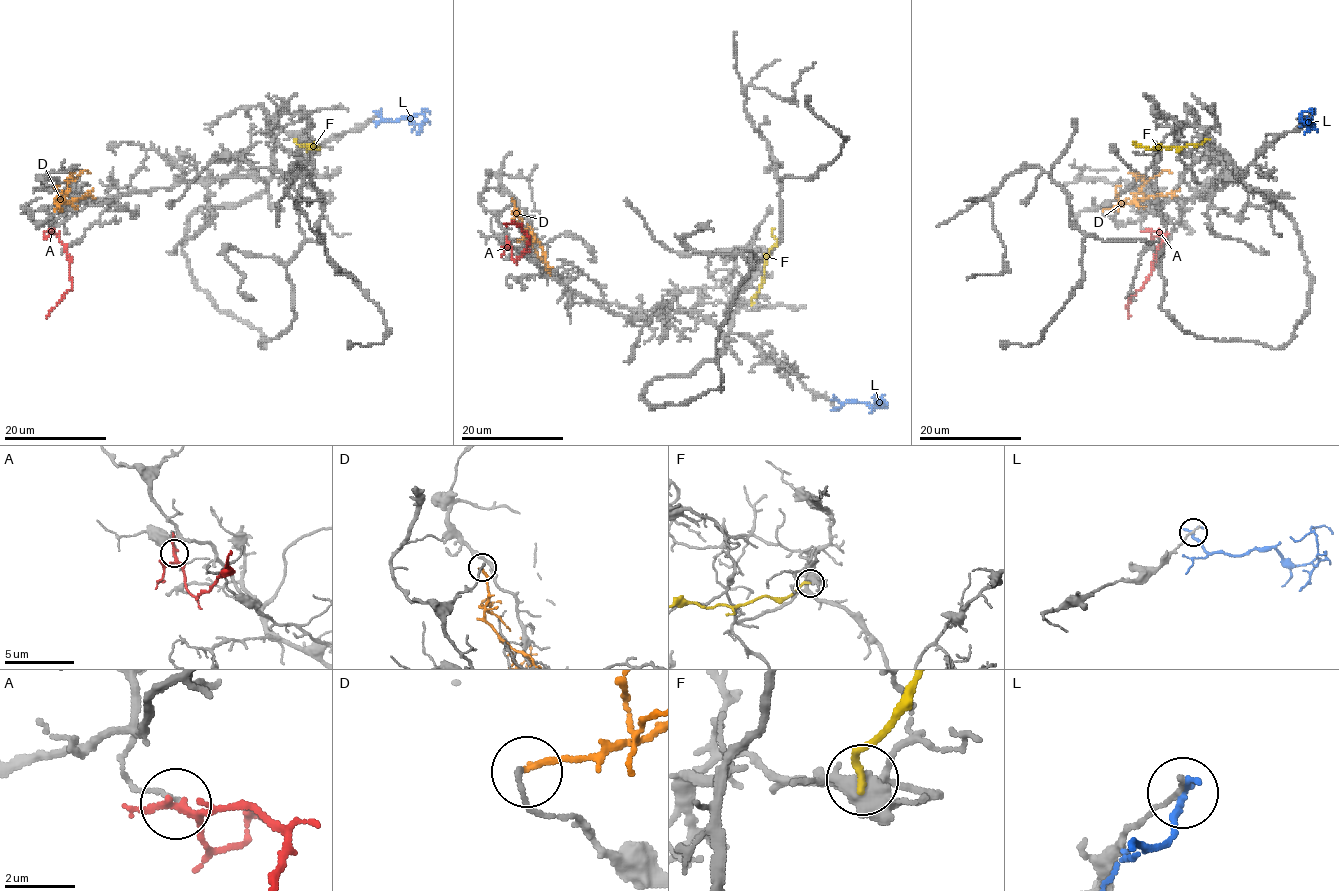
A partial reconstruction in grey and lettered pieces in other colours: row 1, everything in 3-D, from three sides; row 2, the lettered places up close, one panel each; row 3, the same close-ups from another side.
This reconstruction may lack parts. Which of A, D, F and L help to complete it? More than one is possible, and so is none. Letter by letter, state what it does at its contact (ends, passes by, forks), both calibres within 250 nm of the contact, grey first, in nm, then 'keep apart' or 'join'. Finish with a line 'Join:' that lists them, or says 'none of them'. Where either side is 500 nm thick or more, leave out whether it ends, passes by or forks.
A: it forks; calibres 120 and 160 nm; keep apart
D: it ends; calibres 140 and 170 nm; keep apart
F: it ends; calibres 420 and 220 nm; keep apart
L: it ends; calibres 160 and 280 nm; keep apart
Join: none of them

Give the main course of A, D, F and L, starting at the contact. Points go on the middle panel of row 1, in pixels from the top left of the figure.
A: (507, 243), (511, 256), (518, 259), (527, 248), (530, 237), (520, 224), (503, 223)
D: (512, 199), (513, 218), (540, 244), (546, 267), (553, 266)
F: (752, 303), (764, 278), (766, 255), (778, 239), (773, 234), (775, 228)
L: (835, 408), (844, 402), (866, 402), (873, 408), (879, 405), (881, 396), (879, 400), (888, 407)

